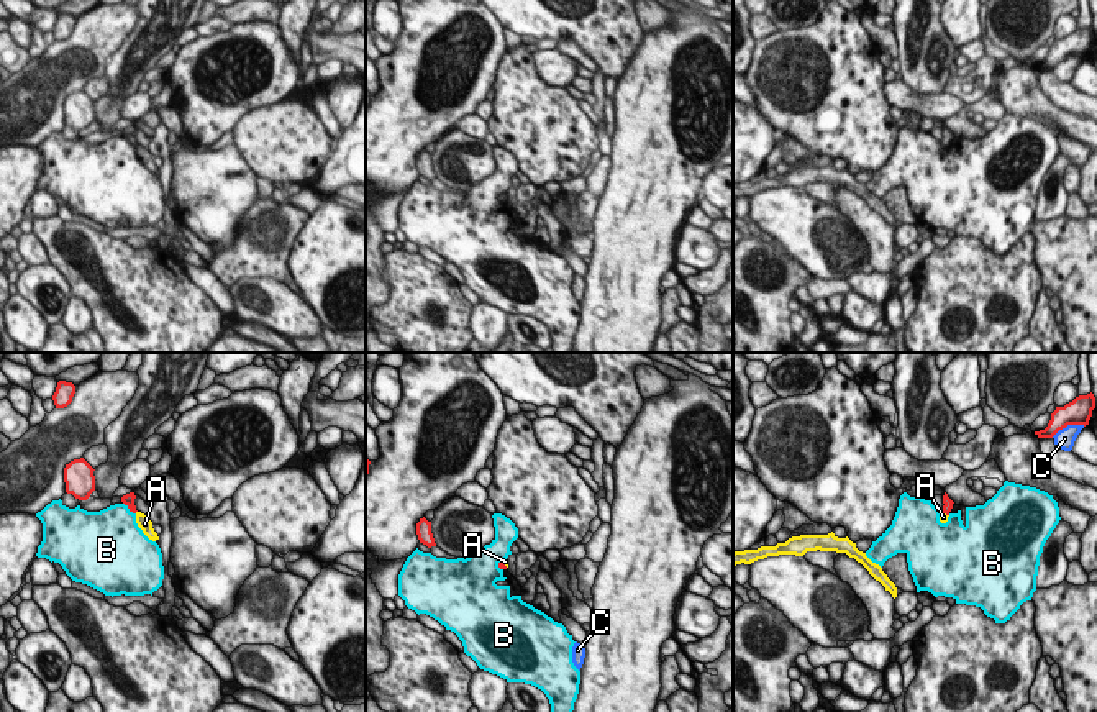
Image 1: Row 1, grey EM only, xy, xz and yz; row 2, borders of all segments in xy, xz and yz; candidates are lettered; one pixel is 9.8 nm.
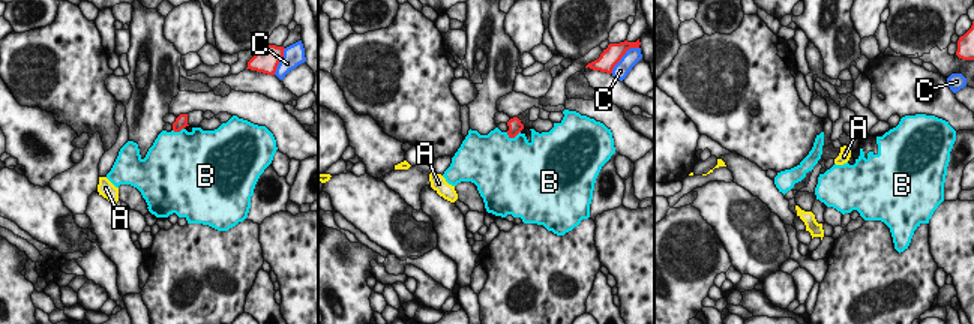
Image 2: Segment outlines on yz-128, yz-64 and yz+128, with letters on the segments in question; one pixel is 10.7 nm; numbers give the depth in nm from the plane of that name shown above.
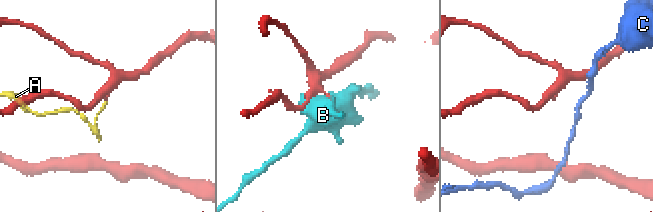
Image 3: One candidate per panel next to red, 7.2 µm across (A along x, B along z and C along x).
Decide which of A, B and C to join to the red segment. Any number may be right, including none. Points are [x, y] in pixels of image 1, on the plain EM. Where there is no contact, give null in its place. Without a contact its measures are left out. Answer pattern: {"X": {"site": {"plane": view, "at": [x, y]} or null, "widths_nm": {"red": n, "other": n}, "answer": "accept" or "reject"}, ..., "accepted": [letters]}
{"A": {"site": {"plane": "yz", "at": [945, 145]}, "widths_nm": {"red": 100, "other": 90}, "answer": "reject"}, "B": {"site": {"plane": "xy", "at": [130, 141]}, "widths_nm": {"red": 120, "other": 440}, "answer": "reject"}, "C": {"site": {"plane": "yz", "at": [1068, 56]}, "widths_nm": {"red": 260, "other": 200}, "answer": "reject"}, "accepted": []}

